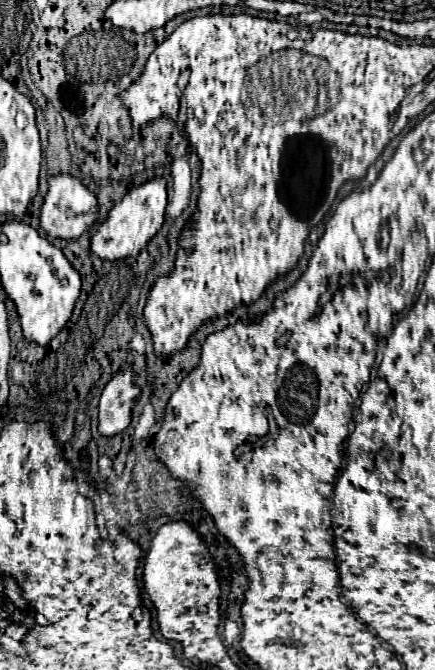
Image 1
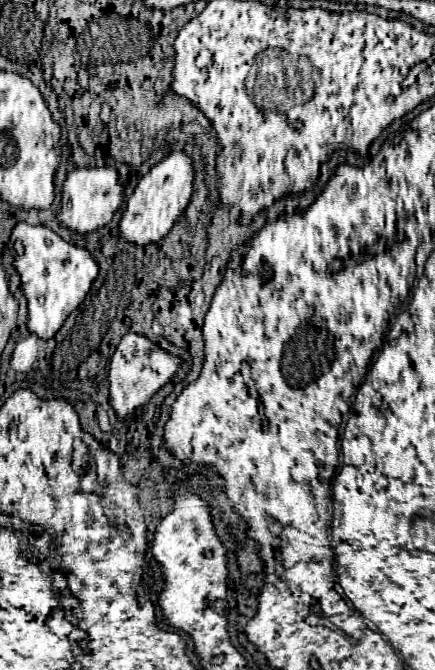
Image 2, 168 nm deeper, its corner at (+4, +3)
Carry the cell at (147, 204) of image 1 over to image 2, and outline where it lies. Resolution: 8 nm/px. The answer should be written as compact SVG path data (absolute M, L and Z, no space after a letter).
M172 153L154 165L136 185L118 221L120 239L138 247L160 241L186 209L192 195L192 161L186 153Z

